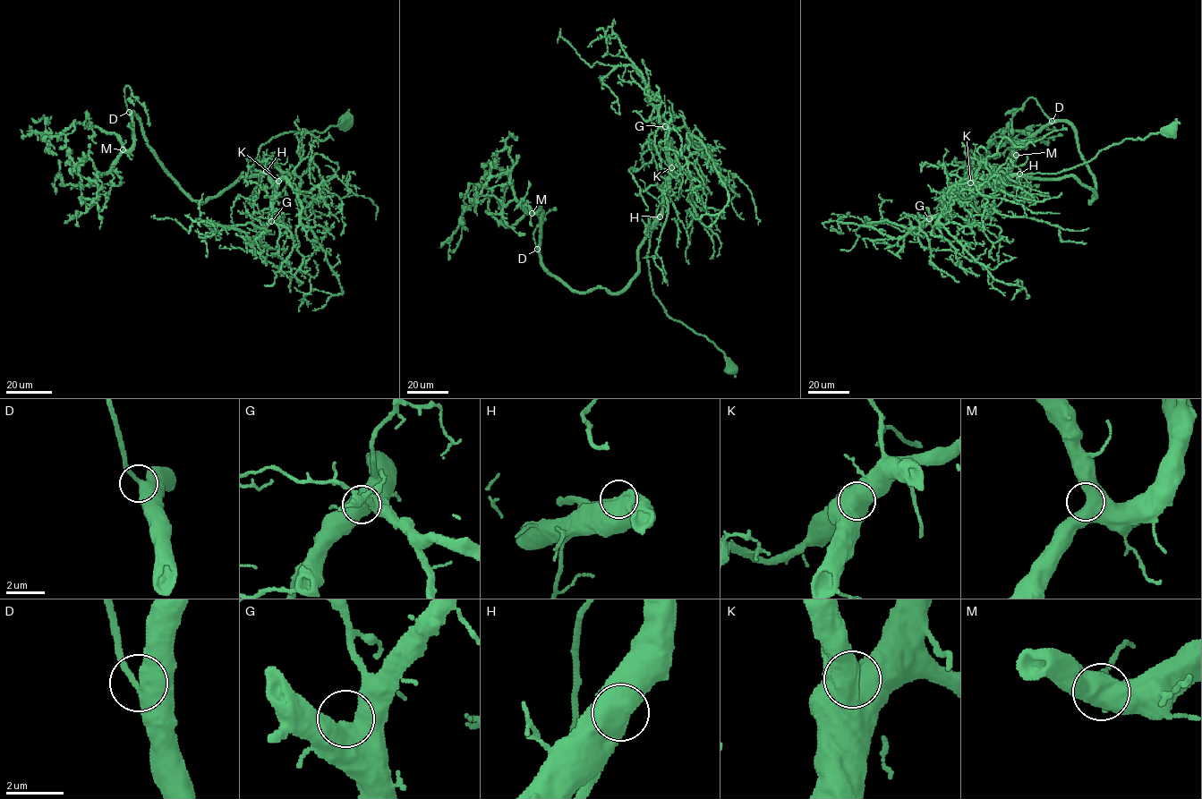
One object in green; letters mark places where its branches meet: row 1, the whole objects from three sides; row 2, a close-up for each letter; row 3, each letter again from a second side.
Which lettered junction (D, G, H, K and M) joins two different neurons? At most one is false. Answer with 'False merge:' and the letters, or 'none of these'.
False merge: none of these

